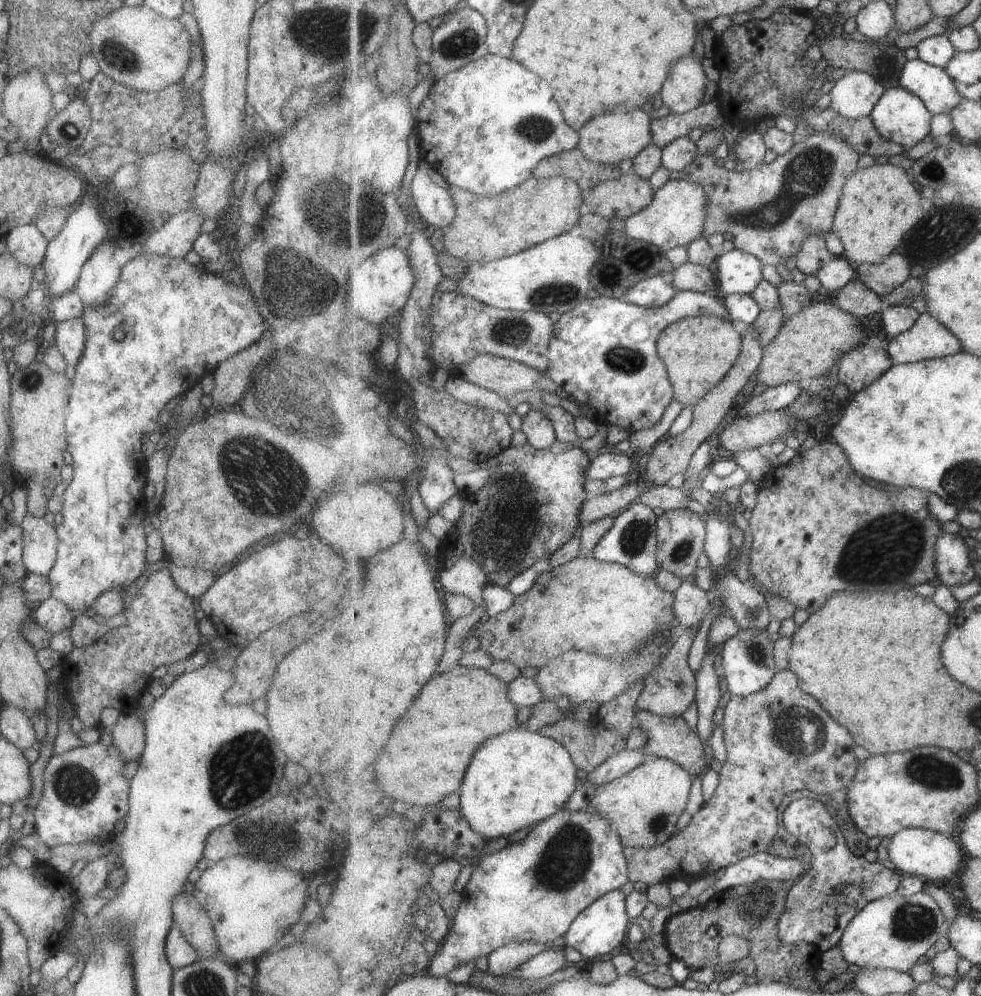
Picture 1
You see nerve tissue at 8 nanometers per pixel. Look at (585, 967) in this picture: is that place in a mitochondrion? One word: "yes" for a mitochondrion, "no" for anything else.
no

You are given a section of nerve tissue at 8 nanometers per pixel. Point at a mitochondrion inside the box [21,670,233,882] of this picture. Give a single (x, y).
(76, 786)

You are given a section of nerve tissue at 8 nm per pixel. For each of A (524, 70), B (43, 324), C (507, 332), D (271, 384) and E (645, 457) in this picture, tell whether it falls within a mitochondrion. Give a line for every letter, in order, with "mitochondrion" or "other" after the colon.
A: other
B: other
C: mitochondrion
D: mitochondrion
E: other

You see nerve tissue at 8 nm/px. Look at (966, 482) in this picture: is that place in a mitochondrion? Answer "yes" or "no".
yes

